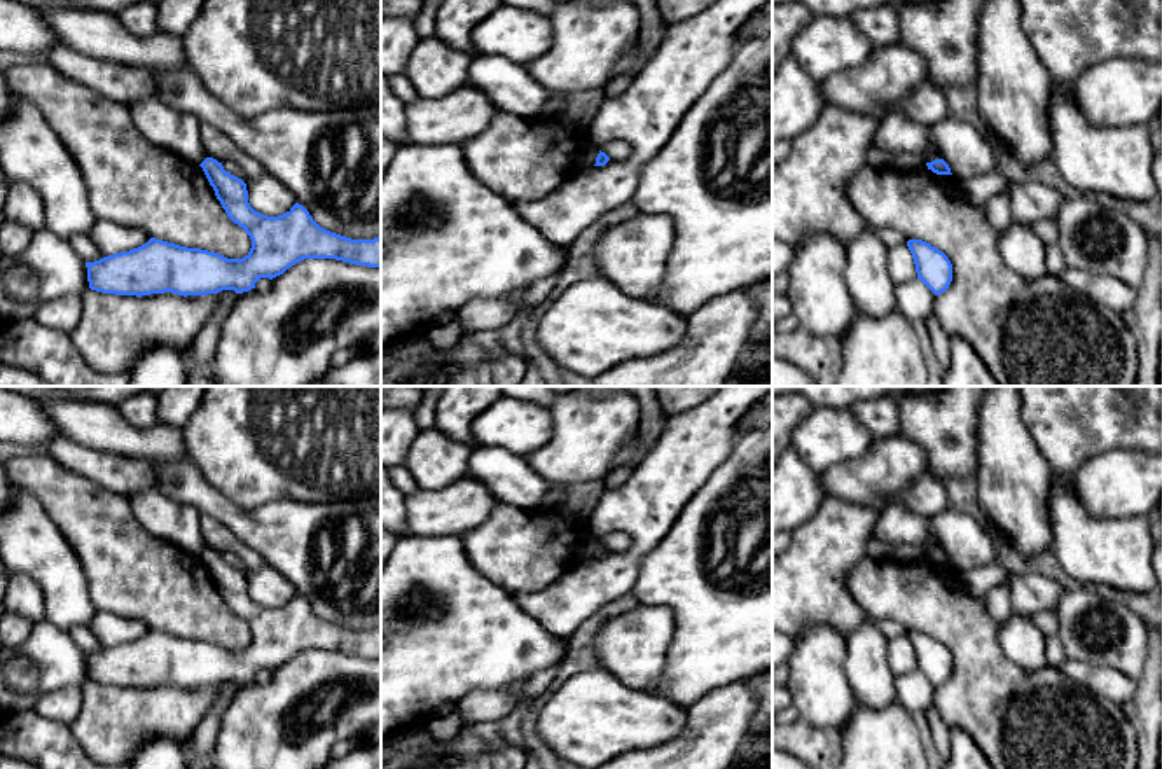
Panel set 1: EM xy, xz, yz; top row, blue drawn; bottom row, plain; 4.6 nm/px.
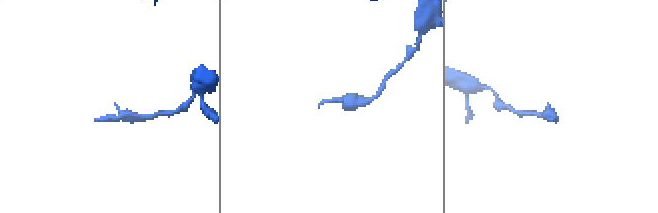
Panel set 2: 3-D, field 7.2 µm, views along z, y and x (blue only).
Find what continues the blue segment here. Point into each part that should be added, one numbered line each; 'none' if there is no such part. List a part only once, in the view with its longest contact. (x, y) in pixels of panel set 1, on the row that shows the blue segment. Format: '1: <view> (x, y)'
none

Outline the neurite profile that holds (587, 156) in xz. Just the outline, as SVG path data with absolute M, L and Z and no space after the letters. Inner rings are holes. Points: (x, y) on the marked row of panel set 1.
M587 140L585 145L578 152L578 168L585 171L596 164L596 157L599 154L598 142Z

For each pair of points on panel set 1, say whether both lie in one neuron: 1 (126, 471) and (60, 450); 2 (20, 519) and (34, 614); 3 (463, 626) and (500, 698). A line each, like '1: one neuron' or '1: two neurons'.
1: one neuron
2: two neurons
3: two neurons

